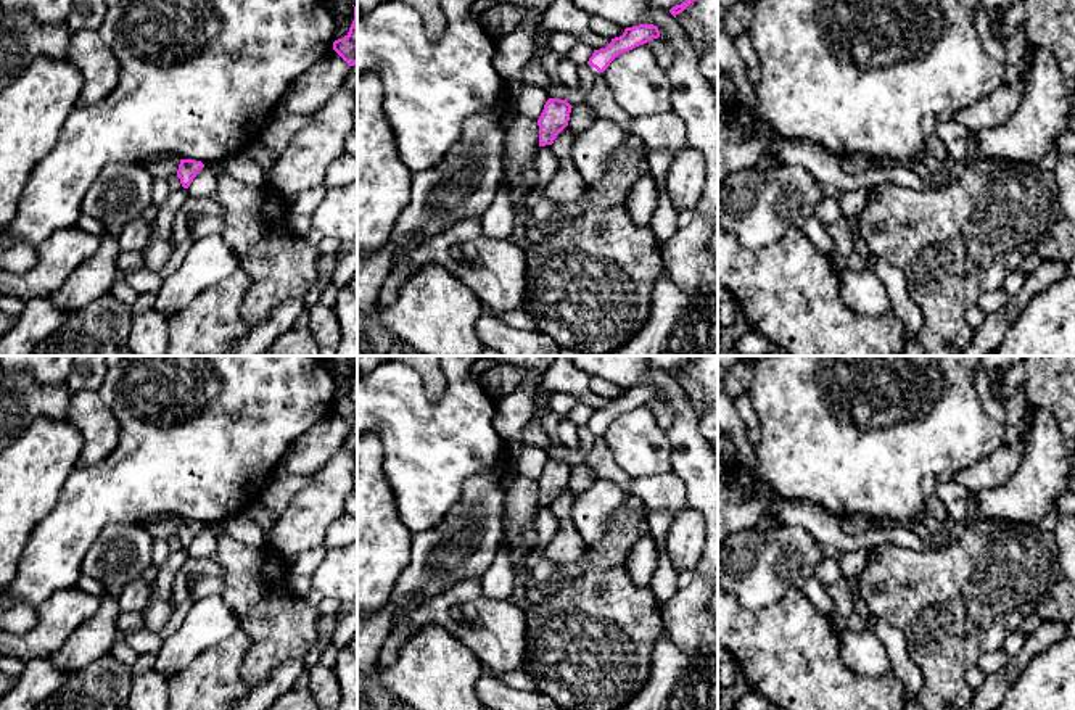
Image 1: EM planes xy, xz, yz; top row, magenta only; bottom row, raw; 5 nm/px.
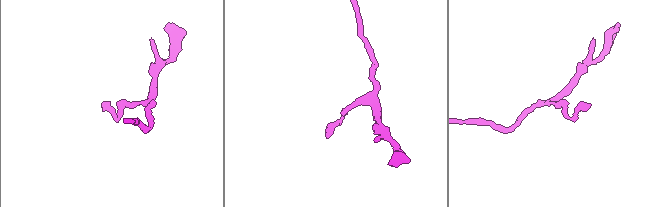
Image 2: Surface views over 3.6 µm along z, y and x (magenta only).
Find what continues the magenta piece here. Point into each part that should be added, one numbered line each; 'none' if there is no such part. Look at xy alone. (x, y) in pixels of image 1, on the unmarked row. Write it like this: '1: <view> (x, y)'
none

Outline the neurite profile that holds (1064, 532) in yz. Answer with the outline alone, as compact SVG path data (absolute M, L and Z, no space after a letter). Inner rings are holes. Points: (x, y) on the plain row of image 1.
M1065 489L1056 497L1057 525L1054 538L1057 543L1057 559L1064 570L1064 578L1075 586L1075 494Z

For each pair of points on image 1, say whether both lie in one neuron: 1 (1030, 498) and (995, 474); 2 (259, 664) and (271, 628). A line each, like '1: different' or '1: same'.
1: different
2: same

